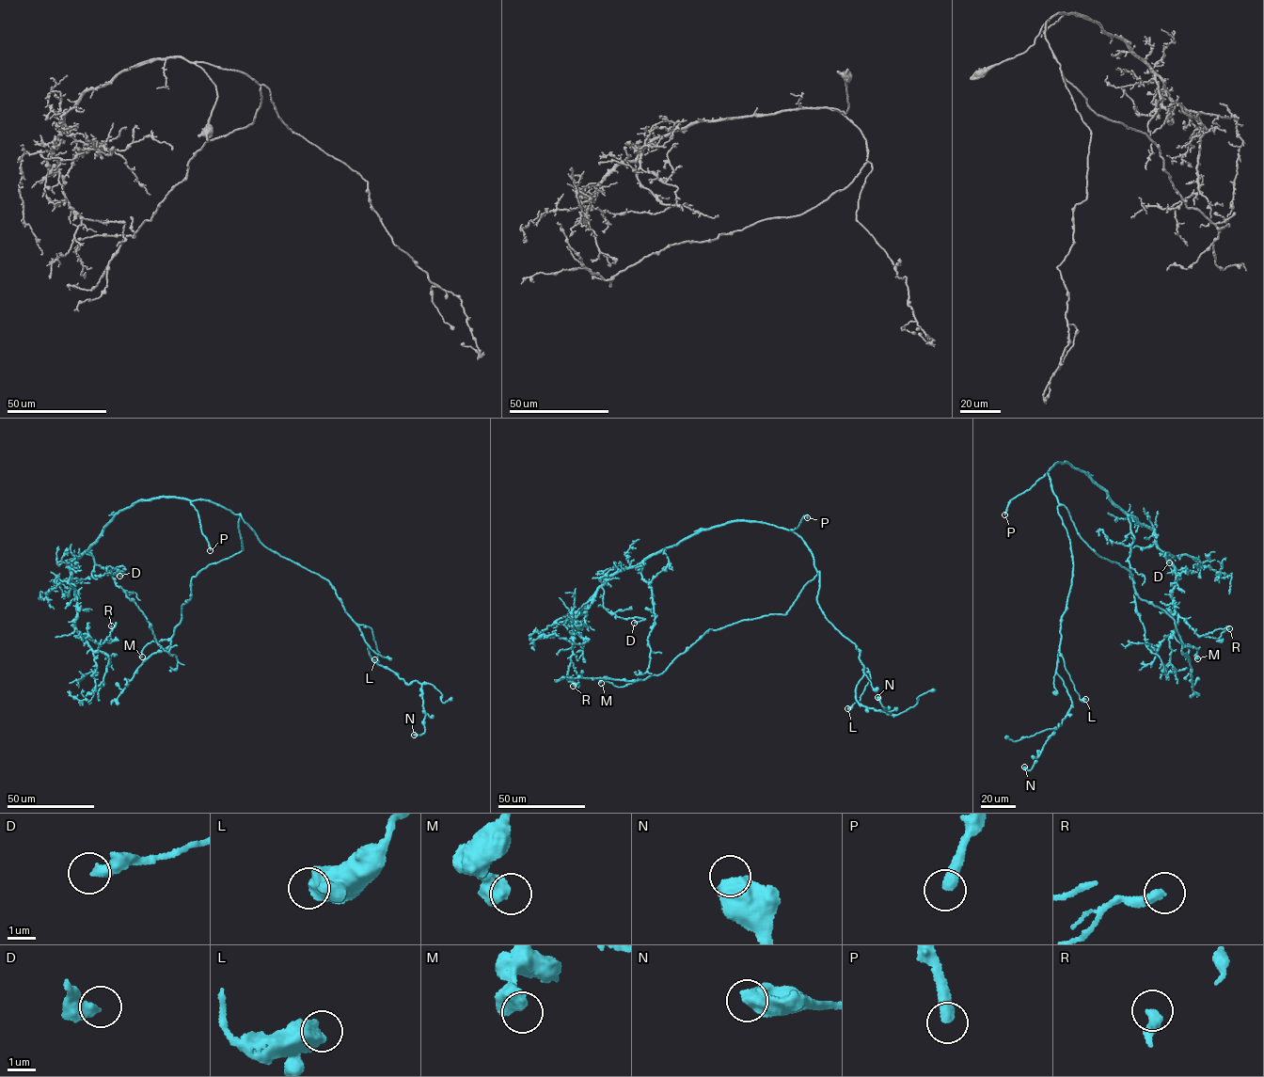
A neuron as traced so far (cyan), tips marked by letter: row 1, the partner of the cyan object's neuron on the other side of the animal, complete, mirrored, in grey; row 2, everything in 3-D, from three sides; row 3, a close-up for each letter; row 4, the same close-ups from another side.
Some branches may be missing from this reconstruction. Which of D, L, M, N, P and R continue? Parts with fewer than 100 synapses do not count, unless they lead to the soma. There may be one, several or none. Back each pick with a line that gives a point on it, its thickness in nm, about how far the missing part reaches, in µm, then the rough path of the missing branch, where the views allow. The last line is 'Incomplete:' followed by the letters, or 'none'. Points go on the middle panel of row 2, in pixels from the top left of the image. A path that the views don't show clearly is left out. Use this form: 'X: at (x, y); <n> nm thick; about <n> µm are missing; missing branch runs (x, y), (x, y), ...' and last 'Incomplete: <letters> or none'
P: at (807, 517); 420 nm thick; about 10 µm are missing
Incomplete: P

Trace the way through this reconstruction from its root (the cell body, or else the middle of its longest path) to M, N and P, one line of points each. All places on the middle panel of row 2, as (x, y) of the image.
M: (786, 529), (805, 542), (817, 573), (787, 613), (710, 629), (658, 675), (622, 687), (601, 683)
N: (786, 529), (810, 549), (826, 618), (860, 650), (863, 673), (857, 701), (890, 714), (877, 697)
P: (786, 529), (797, 528), (804, 516), (807, 517)

